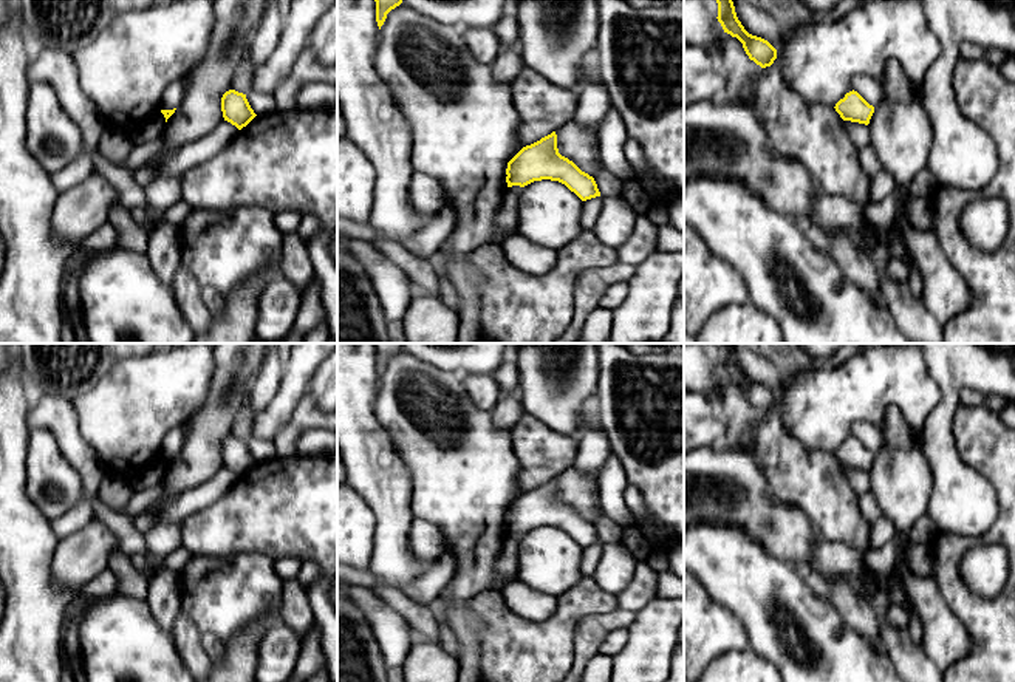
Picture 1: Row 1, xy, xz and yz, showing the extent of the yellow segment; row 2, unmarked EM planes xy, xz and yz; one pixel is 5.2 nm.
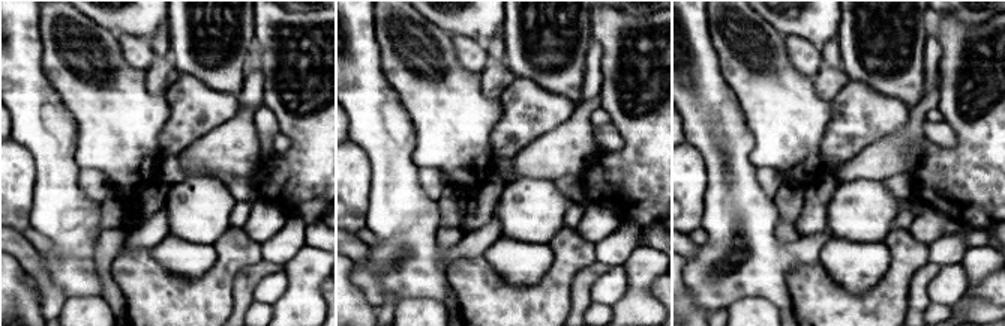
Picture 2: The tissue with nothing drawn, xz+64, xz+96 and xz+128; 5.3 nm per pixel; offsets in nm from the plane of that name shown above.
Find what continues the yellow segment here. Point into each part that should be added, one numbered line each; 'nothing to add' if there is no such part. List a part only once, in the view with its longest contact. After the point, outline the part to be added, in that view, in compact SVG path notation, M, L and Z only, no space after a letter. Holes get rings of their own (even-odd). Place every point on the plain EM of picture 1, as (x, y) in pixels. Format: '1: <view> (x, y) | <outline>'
nothing to add

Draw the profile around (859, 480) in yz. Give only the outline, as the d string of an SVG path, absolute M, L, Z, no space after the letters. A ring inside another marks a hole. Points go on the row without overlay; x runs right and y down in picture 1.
M843 467L843 472L854 489L854 492L860 496L870 492L870 475L865 470Z

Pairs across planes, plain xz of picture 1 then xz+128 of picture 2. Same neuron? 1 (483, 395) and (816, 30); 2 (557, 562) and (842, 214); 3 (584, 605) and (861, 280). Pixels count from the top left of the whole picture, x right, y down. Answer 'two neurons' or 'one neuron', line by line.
1: two neurons
2: one neuron
3: two neurons

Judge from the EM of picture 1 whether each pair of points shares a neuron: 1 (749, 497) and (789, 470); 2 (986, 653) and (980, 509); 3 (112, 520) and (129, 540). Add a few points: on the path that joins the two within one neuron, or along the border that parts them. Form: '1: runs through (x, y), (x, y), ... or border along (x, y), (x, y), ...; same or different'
1: border along (752, 453), (771, 492), (797, 508); different
2: border along (998, 504), (998, 517), (981, 535), (946, 532); different
3: runs through (116, 525), (127, 535); same

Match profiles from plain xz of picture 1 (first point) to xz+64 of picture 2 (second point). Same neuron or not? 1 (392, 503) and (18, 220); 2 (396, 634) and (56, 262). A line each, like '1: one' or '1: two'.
1: two
2: two

